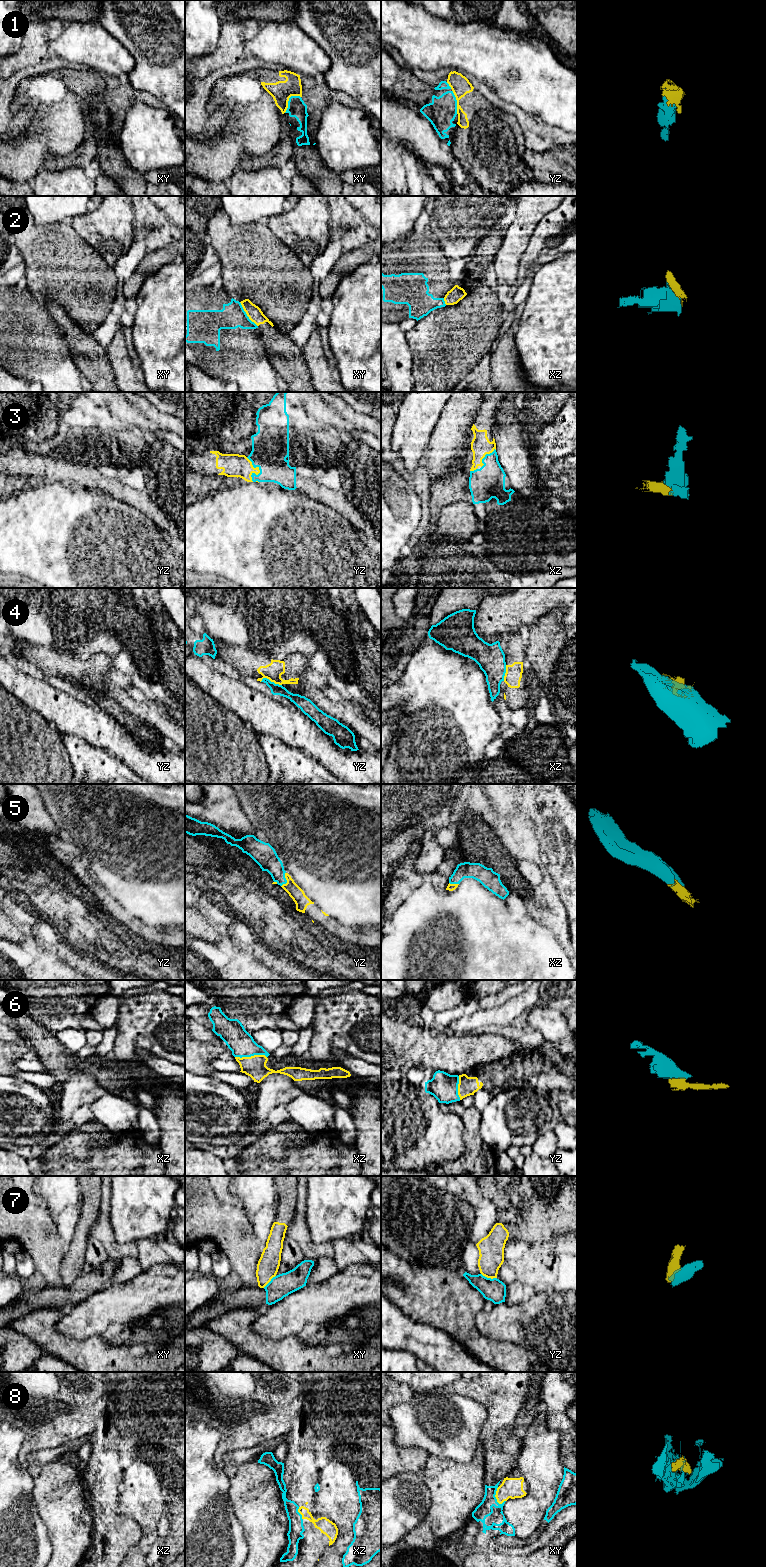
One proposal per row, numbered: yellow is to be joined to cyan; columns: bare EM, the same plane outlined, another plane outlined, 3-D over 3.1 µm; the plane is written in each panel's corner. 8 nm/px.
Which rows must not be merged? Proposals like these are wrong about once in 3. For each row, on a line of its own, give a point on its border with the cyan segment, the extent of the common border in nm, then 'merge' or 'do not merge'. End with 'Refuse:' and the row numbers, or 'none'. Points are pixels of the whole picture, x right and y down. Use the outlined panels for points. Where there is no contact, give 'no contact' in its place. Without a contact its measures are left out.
1: meets cyan in xy at (289, 100); contact 190 nm long; do not merge
2: meets cyan in xy at (246, 314); contact 240 nm long; do not merge
3: meets cyan in yz at (259, 469); contact 200 nm long; merge
4: meets cyan in yz at (270, 681); contact 180 nm long; do not merge
5: meets cyan in yz at (286, 880); contact 120 nm long; merge
6: meets cyan in xz at (250, 1056); contact 260 nm long; merge
7: meets cyan in yz at (489, 1278); contact 130 nm long; do not merge
8: meets cyan in xy at (494, 1496); contact 150 nm long; do not merge
Refuse: 1, 2, 4, 7, 8

